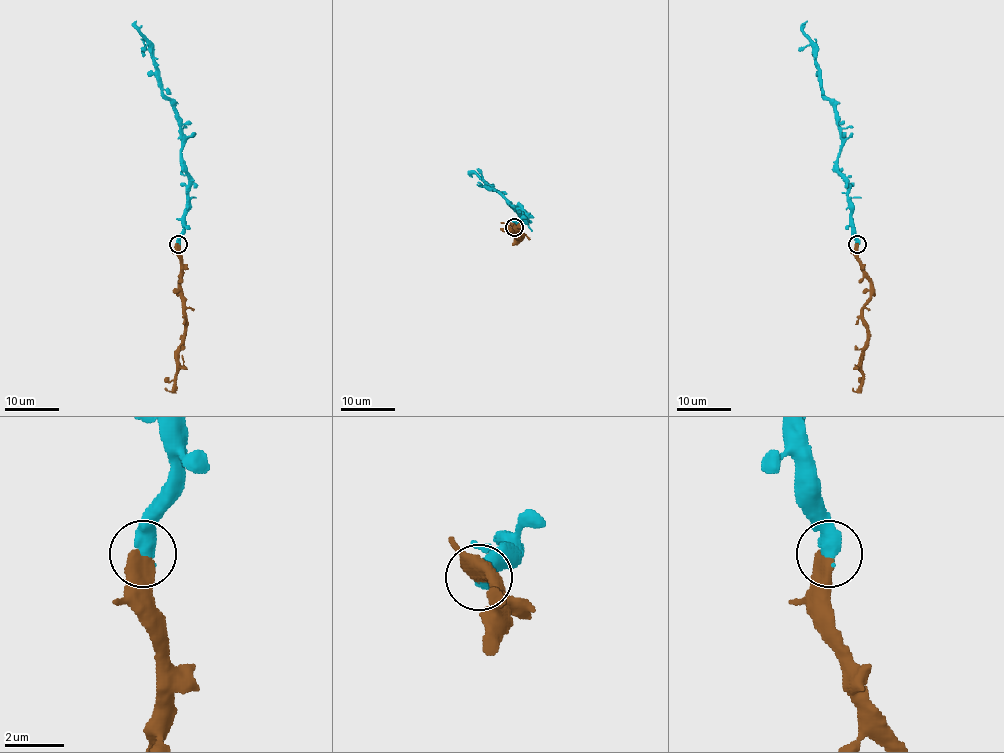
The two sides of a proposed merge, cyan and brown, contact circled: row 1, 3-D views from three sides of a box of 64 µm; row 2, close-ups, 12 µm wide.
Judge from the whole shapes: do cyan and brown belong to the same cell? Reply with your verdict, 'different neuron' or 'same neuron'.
same neuron

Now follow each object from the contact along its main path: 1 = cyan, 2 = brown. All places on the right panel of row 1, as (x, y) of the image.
1: (857, 243), (848, 183), (837, 164), (840, 117), (822, 93), (815, 44), (803, 31), (807, 20)
2: (857, 243), (860, 269), (869, 283), (869, 299), (862, 309), (866, 344), (862, 385), (856, 391), (853, 387)

